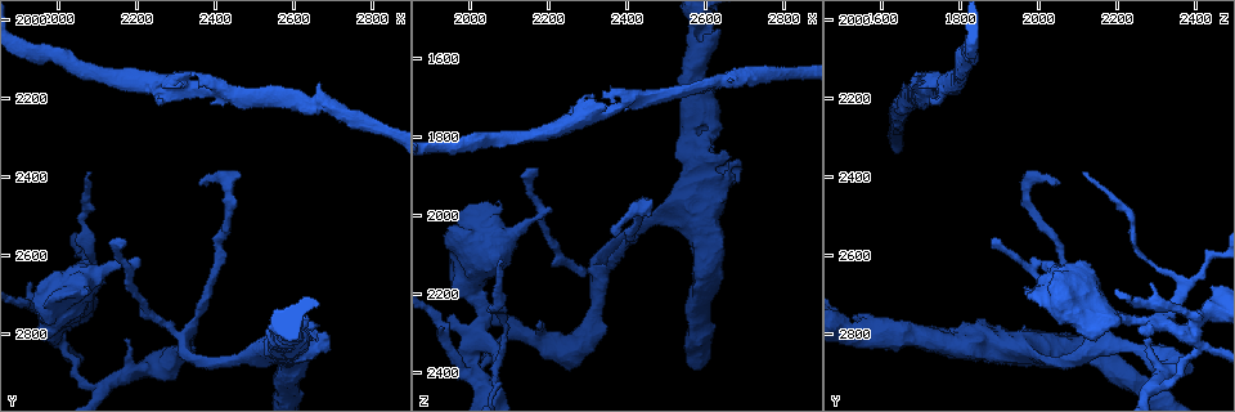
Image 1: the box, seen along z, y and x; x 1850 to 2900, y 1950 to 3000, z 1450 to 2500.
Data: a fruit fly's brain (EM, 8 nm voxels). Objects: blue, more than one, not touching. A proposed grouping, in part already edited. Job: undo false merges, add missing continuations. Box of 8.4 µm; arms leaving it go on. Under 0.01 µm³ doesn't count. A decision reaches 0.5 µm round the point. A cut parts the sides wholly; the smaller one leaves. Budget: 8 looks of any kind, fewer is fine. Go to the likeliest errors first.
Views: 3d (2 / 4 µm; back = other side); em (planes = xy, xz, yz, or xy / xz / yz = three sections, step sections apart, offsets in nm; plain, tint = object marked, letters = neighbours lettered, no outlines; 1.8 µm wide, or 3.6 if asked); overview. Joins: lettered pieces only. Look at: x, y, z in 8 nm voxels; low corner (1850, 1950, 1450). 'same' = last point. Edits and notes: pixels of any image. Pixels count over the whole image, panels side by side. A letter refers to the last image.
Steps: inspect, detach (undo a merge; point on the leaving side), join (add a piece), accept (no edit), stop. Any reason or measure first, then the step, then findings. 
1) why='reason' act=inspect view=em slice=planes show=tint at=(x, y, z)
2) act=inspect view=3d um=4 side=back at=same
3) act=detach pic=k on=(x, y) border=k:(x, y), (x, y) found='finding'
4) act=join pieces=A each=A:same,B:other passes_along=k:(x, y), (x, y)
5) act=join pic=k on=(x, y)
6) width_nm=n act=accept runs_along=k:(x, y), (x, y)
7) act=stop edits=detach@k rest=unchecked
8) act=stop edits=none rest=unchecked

why='abrupt turn' act=inspect view=em slice=planes show=letters at=(1995, 2800, 2370)

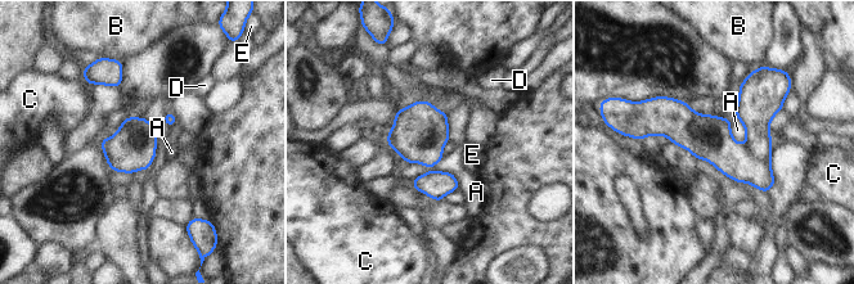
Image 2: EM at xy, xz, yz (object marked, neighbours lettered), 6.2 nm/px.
act=detach pic=2 on=(718, 147) each=A:other,B:other,C:other,D:other,E:other part_leaving=2:(642, 130), (686, 127), (771, 181) found='two neurons meet here'

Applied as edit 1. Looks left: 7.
why='four-way junction' act=inspect view=3d um=2 at=(2325, 2830, 2150)

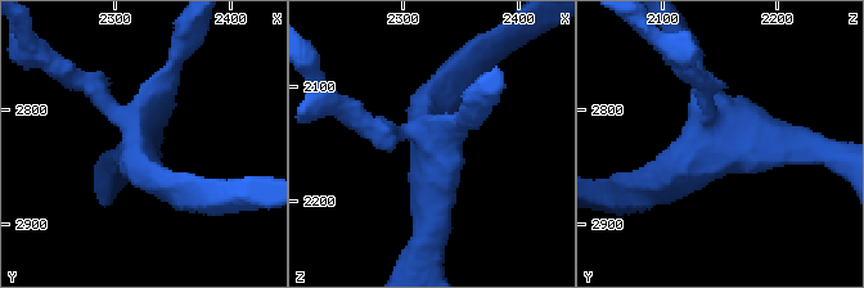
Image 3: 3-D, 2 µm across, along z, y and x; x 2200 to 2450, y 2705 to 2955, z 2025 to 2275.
arms=4 why='now the EM' act=inspect view=em slice=planes show=letters at=(2322, 2838, 2152)

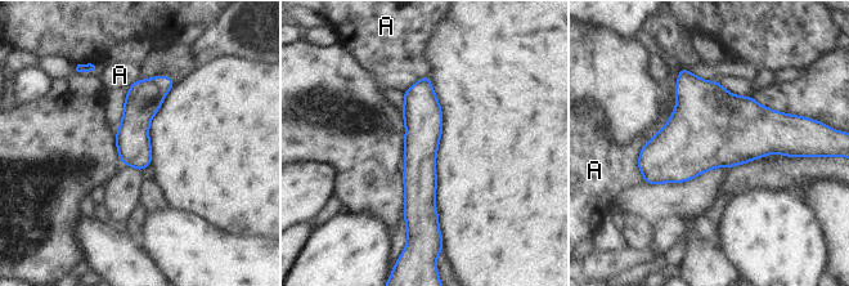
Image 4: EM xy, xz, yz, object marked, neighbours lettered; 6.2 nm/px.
width_nm=200 act=accept each=A:other border=4:(646, 142), (638, 159), (643, 182) found='continuous, no second neuron'

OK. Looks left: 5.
why='free end' act=inspect view=em slice=planes show=letters at=(2685, 2810, 1860)

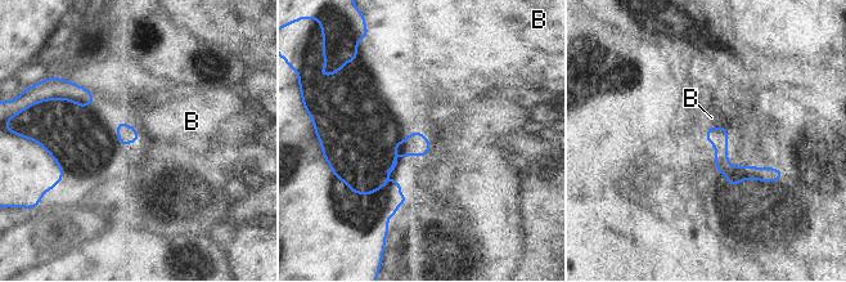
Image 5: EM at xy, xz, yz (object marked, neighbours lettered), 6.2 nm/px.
act=accept each=B:other runs_along=5:(709, 134), (732, 173), (777, 175) found='none of them fits'

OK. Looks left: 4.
act=stop edits=detach@2 rest=unchecked

